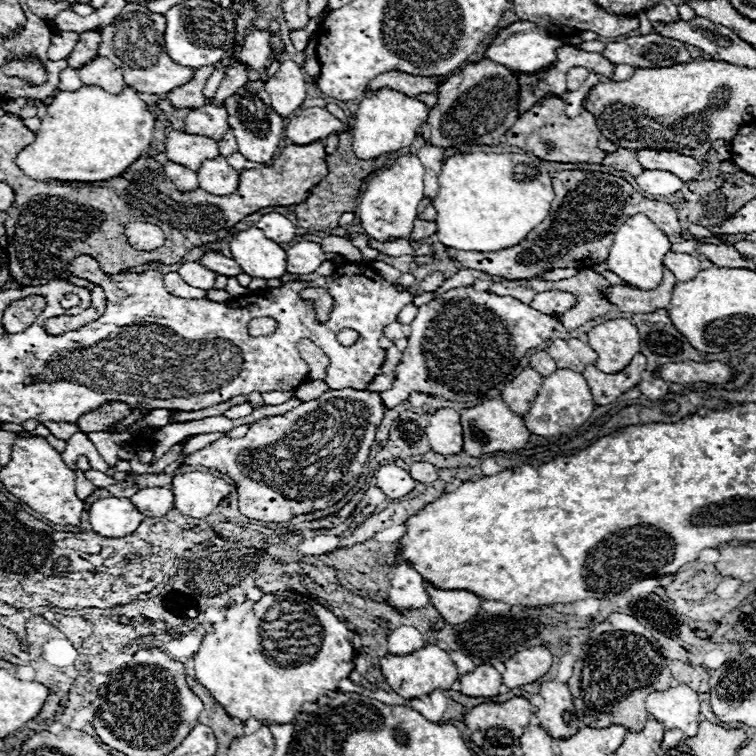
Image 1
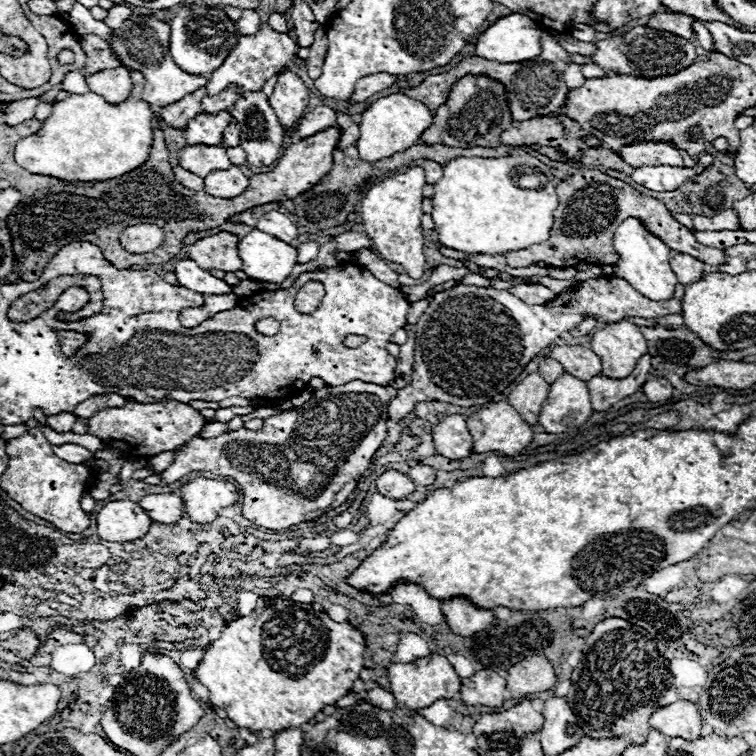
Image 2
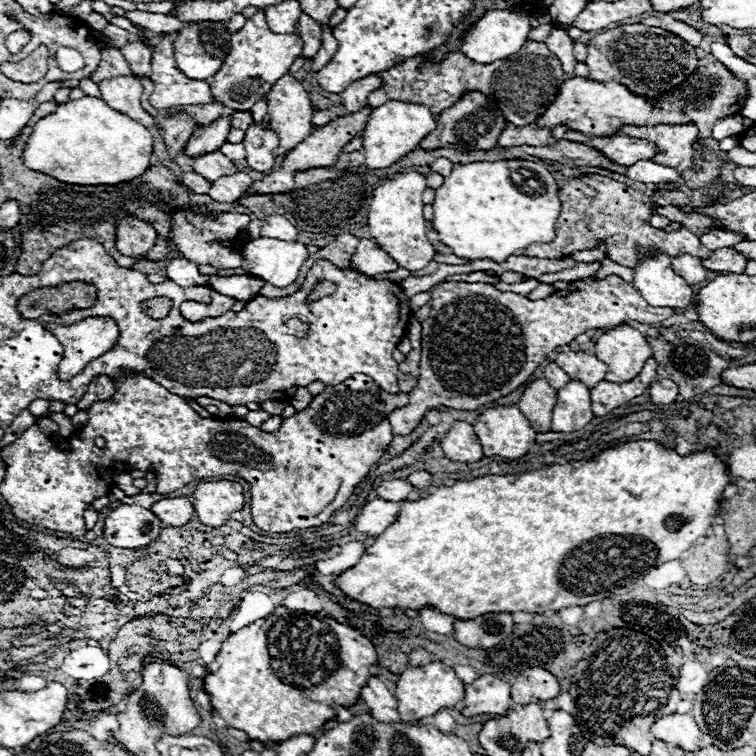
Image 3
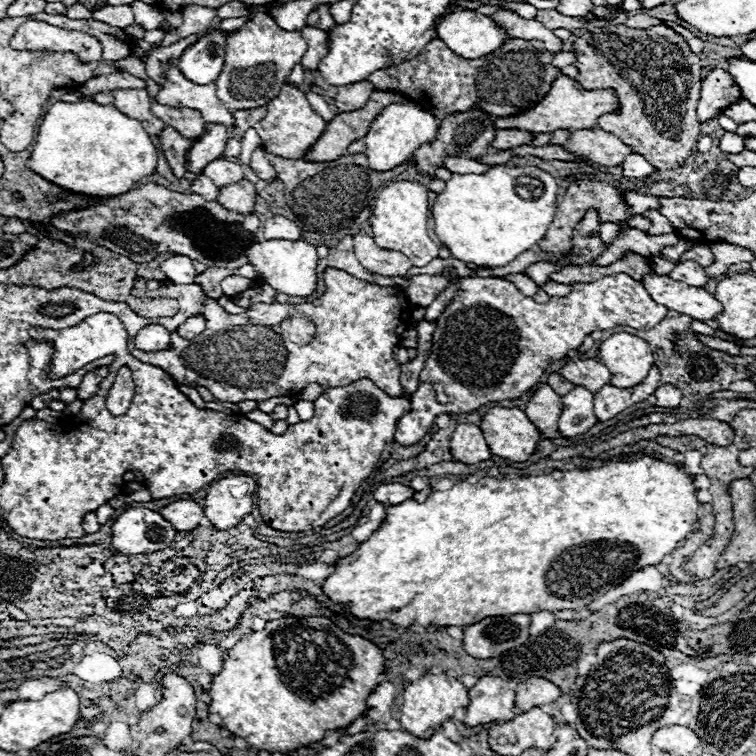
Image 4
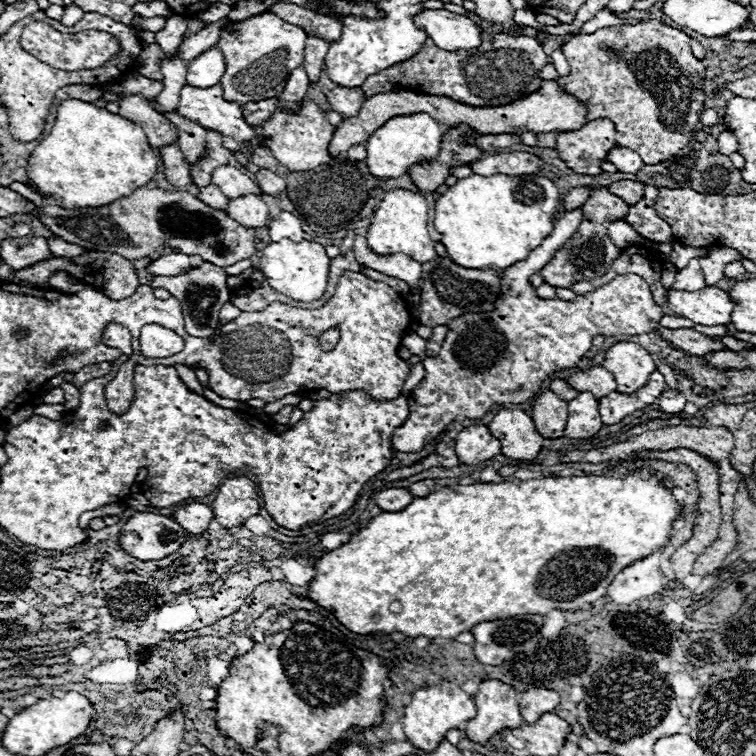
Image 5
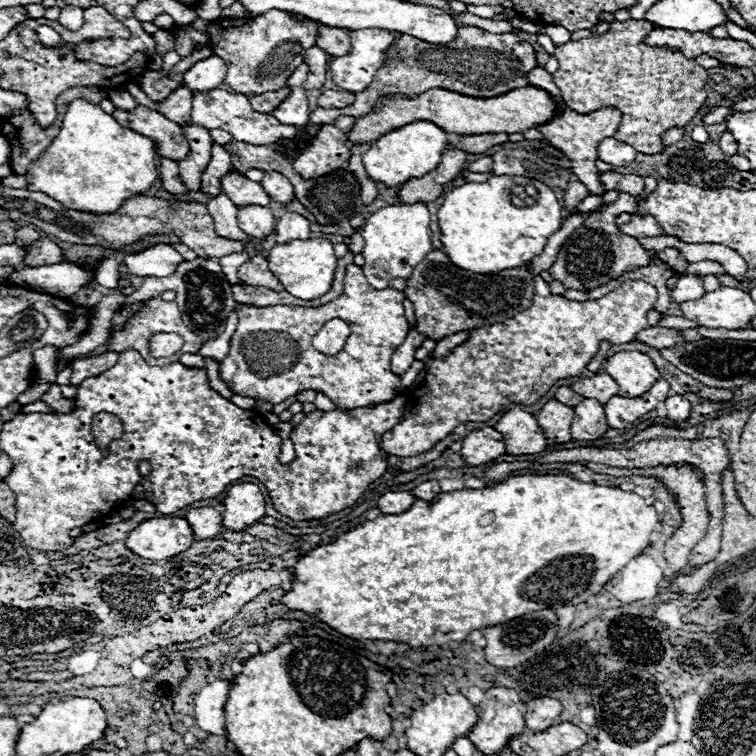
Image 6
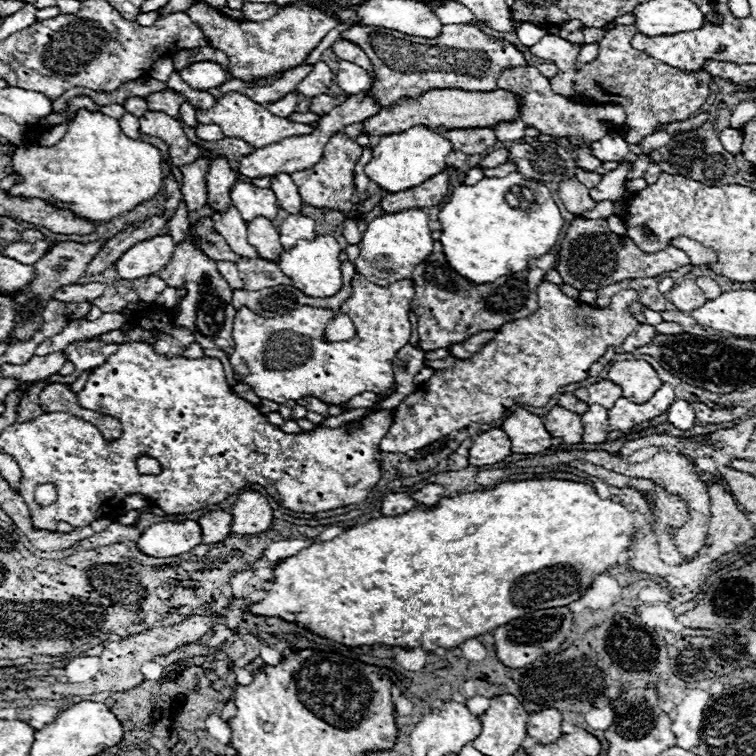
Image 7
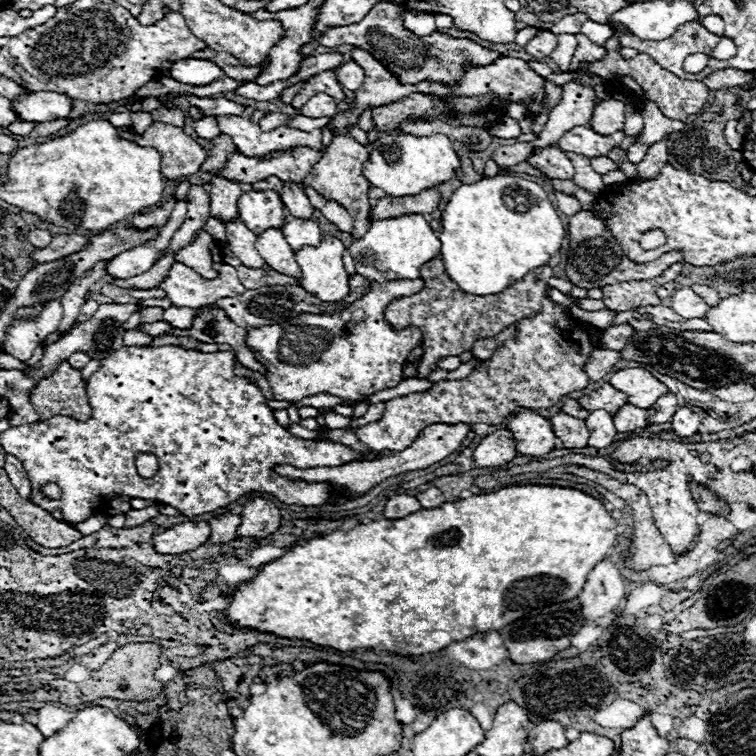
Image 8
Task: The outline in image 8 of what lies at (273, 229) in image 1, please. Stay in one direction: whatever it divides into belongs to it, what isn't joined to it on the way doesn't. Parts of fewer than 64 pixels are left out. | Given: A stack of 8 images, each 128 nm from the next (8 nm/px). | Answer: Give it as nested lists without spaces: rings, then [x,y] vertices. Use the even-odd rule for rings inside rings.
[[[292,218],[290,222],[286,222],[282,228],[282,234],[286,238],[286,242],[290,244],[290,248],[296,252],[302,246],[316,246],[322,240],[320,228],[314,220],[304,220],[304,218]]]

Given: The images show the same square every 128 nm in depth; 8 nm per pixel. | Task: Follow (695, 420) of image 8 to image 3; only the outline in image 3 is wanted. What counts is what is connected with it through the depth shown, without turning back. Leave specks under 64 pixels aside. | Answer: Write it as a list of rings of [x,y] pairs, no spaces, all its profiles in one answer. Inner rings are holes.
[[[668,378],[652,382],[648,392],[650,392],[652,404],[672,404],[678,398],[678,386]]]

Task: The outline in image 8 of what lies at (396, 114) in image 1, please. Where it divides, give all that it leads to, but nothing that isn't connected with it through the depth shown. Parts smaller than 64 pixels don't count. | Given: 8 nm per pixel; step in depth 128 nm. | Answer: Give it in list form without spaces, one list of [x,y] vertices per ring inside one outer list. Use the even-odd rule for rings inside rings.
[[[384,134],[370,146],[370,158],[364,164],[364,176],[372,186],[382,188],[388,196],[414,196],[424,188],[434,188],[450,180],[460,166],[452,142],[442,136],[412,136],[412,134]]]

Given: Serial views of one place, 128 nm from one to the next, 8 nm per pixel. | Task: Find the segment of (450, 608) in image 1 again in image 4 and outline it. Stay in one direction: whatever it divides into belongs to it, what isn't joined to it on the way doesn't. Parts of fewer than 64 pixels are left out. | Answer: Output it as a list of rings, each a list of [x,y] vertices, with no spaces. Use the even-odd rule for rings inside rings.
[[[526,614],[488,616],[464,628],[464,650],[474,658],[492,658],[528,640],[530,618]]]

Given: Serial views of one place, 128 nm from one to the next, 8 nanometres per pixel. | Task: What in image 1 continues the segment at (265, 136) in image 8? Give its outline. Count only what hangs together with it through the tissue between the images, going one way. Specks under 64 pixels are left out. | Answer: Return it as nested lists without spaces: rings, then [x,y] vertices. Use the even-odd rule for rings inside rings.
[[[128,2],[120,10],[120,16],[116,16],[112,24],[100,30],[98,54],[106,56],[108,60],[112,60],[116,68],[122,70],[124,82],[130,88],[138,92],[148,92],[148,94],[168,94],[170,90],[188,82],[194,76],[194,70],[176,64],[166,54],[164,28],[166,28],[166,18],[162,14],[150,12],[142,4]]]

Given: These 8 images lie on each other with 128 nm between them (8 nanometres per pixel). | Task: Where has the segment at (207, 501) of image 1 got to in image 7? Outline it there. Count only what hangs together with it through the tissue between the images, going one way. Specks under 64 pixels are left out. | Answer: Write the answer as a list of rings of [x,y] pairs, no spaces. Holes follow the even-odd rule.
[[[244,490],[232,504],[232,524],[234,534],[260,534],[272,524],[272,508],[268,500],[256,490]]]

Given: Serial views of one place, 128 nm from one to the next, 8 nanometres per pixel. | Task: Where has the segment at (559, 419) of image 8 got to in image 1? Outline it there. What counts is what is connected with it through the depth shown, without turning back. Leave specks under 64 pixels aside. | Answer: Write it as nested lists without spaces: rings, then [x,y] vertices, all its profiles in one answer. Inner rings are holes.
[[[528,366],[504,386],[504,390],[500,392],[500,398],[508,404],[508,408],[512,408],[512,412],[524,414],[524,410],[530,408],[530,402],[540,390],[540,384],[542,384],[542,376]]]

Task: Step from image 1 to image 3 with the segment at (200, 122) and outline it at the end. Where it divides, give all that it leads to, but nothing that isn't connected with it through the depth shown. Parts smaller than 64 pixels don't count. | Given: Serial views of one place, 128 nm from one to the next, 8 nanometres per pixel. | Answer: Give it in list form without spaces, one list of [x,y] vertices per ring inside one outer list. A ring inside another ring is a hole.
[[[230,116],[214,120],[210,126],[196,126],[184,150],[190,158],[200,156],[200,152],[214,152],[220,148],[220,144],[224,144],[228,132],[230,132]]]

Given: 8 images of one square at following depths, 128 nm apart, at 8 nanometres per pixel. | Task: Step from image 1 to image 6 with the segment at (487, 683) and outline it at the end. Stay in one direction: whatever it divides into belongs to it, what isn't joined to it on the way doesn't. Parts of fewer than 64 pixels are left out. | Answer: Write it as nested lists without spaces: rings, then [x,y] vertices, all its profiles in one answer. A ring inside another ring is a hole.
[[[488,688],[484,700],[478,704],[478,722],[470,730],[468,738],[482,754],[498,754],[508,746],[508,736],[516,736],[516,732],[524,732],[524,704],[520,696],[512,688]]]

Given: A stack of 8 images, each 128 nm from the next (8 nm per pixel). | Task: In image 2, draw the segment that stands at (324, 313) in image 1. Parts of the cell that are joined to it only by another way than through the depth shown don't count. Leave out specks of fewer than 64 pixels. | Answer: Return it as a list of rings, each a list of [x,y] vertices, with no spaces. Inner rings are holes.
[[[308,282],[298,290],[294,304],[300,312],[312,312],[320,306],[322,298],[324,298],[324,286],[320,282]]]

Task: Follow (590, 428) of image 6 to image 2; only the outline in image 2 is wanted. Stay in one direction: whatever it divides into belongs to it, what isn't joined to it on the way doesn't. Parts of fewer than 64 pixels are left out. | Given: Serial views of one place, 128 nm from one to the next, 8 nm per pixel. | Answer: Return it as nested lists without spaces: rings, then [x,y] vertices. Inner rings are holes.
[[[564,372],[550,384],[548,398],[538,416],[538,426],[548,434],[574,432],[592,416],[592,412],[586,382]]]

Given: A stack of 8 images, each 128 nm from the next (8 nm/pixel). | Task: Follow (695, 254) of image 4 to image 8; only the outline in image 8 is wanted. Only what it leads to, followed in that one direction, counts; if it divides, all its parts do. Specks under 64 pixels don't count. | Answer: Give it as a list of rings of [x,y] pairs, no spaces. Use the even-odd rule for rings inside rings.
[[[578,212],[570,216],[570,226],[568,226],[568,238],[570,238],[570,250],[568,250],[568,262],[566,262],[566,278],[580,288],[602,288],[606,284],[616,284],[616,282],[628,282],[628,280],[652,280],[660,276],[664,270],[668,270],[676,262],[684,262],[684,254],[680,250],[670,250],[662,254],[660,258],[646,262],[646,264],[636,264],[630,260],[620,244],[614,240],[606,224],[594,214],[594,212]]]

